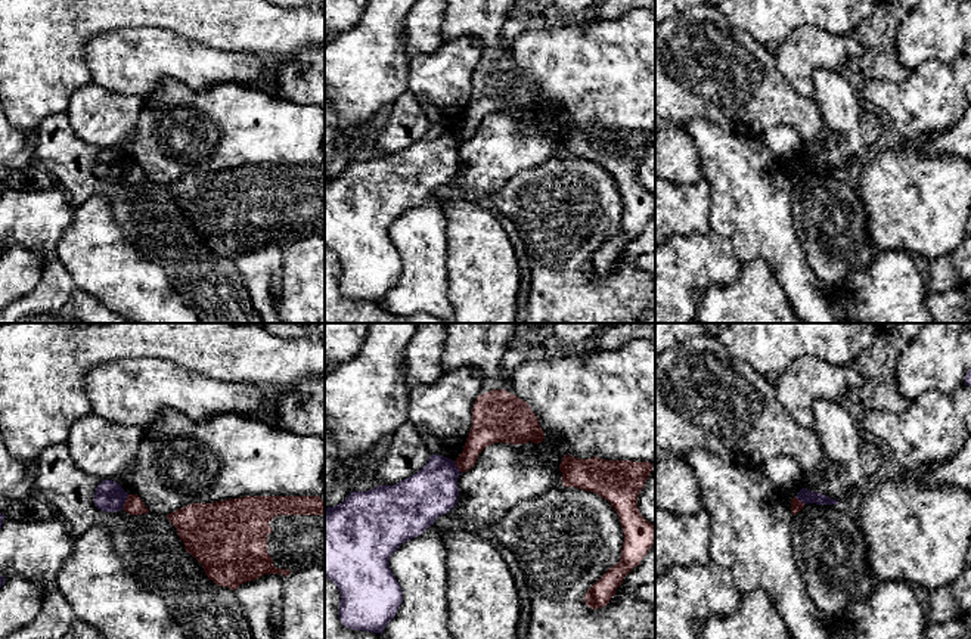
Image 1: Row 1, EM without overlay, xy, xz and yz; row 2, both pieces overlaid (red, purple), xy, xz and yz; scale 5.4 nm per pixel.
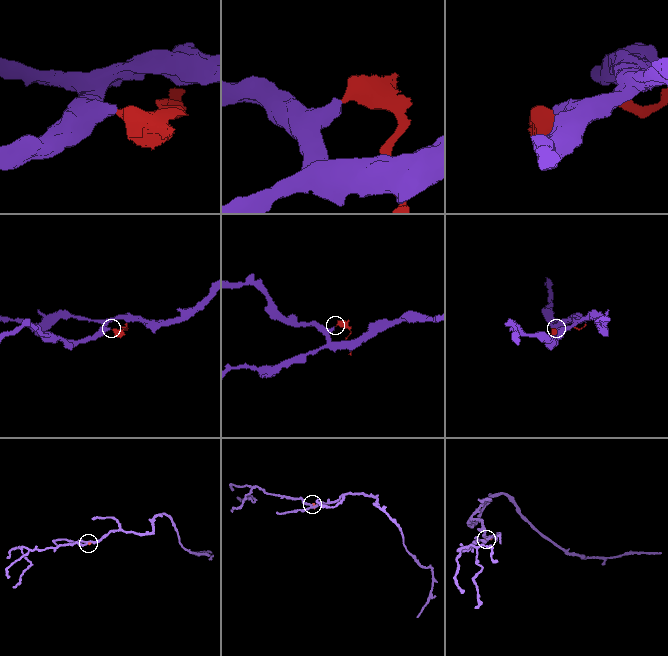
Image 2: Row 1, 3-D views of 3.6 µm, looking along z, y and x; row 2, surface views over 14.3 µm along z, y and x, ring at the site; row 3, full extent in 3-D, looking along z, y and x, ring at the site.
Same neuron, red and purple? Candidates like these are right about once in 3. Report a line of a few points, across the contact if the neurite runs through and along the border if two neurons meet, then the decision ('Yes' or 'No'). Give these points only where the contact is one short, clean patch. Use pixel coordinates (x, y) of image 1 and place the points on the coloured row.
Line: xy (129, 495), (123, 508). No

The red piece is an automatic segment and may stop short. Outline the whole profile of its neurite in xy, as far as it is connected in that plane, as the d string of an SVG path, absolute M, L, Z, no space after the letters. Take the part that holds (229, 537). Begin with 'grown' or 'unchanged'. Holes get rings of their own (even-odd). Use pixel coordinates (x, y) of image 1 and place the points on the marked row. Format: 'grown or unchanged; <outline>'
grown; M243 496L192 503L167 518L208 578L232 590L263 574L288 577L314 565L325 567L325 502L320 496Z

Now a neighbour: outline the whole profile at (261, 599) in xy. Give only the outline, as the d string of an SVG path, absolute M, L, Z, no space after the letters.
M263 574L235 590L254 639L277 639L283 612L283 581L283 574Z

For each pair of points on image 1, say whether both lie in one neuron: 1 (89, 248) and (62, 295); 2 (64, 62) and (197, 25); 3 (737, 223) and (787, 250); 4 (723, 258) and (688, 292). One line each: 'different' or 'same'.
1: different
2: same
3: same
4: same

